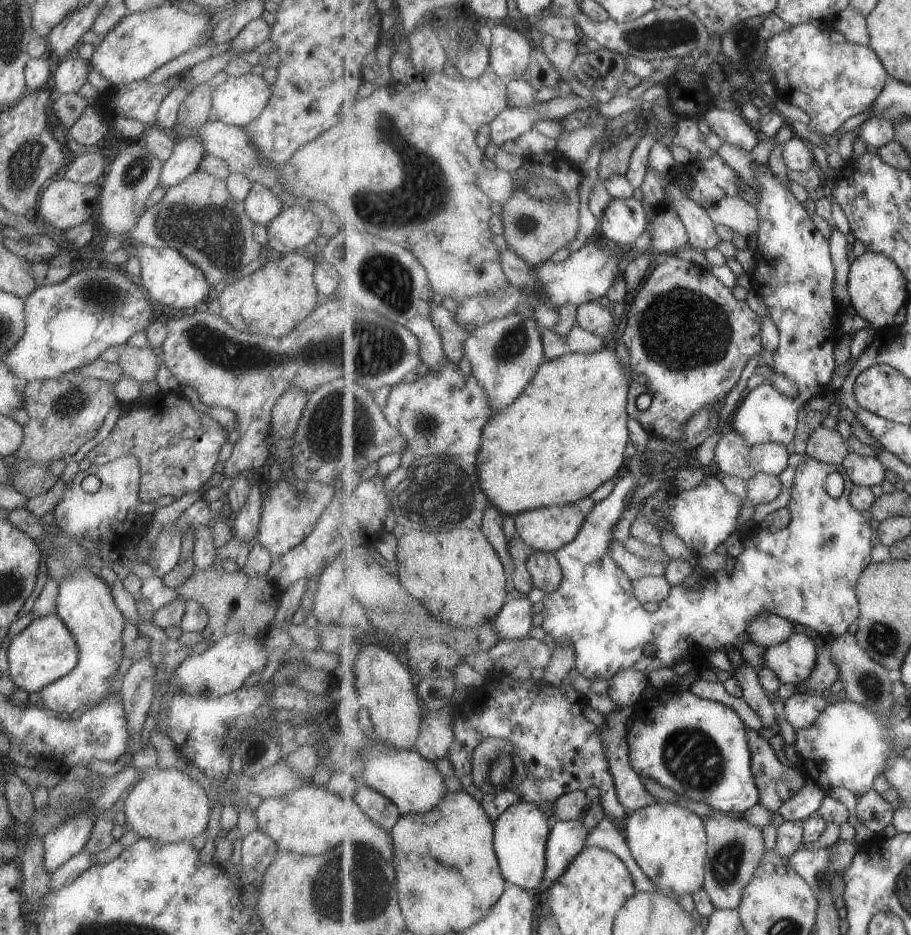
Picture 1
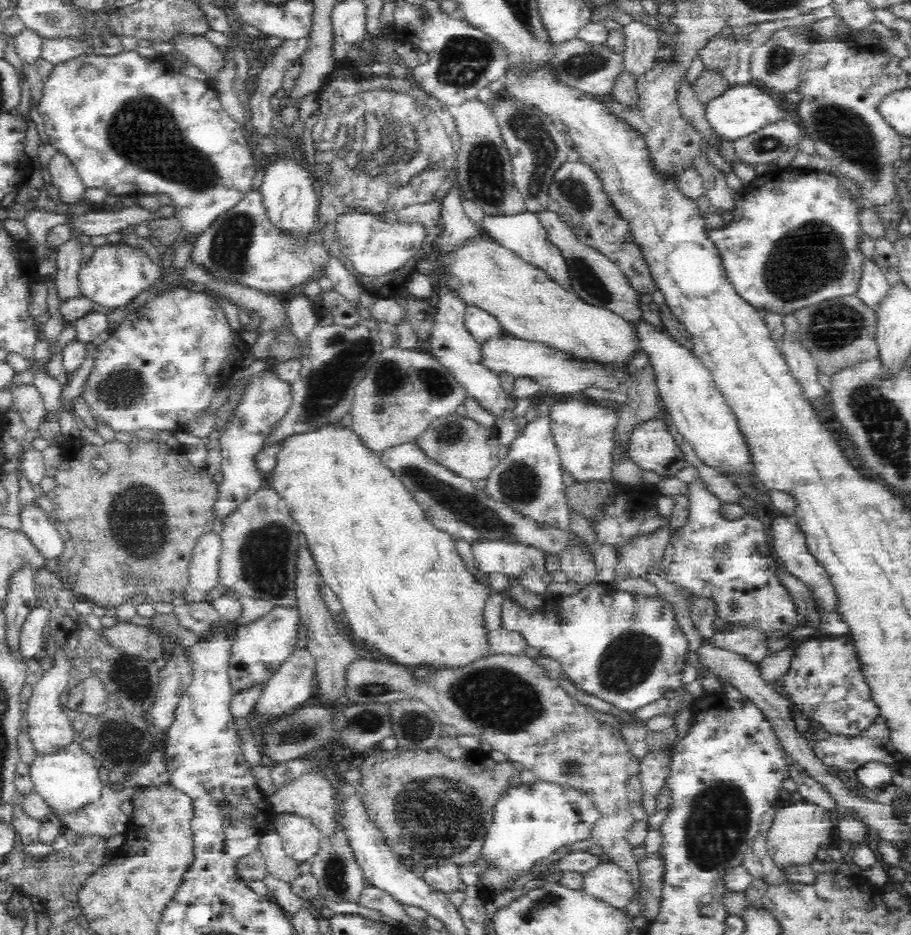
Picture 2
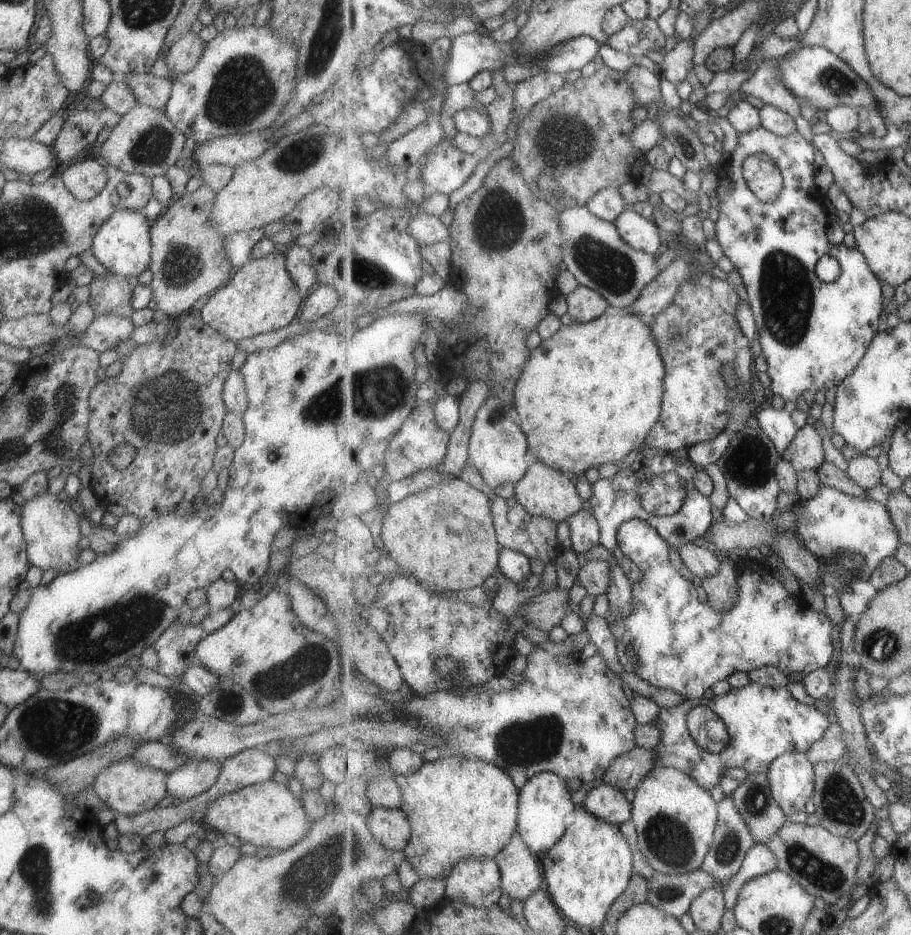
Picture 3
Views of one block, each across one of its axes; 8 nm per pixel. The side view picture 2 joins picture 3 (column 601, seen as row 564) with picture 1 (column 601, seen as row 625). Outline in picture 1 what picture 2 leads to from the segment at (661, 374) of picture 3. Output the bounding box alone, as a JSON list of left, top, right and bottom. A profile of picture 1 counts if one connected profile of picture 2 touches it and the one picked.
[475,342,632,515]

